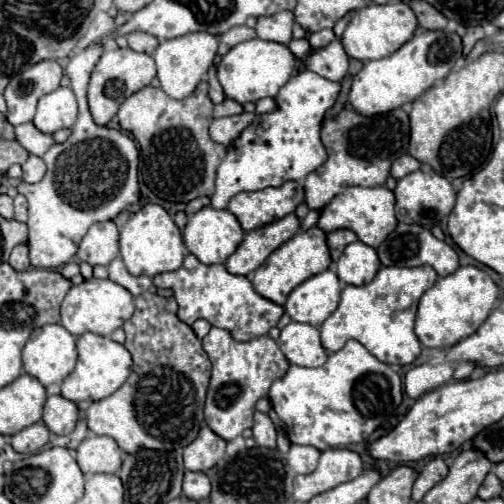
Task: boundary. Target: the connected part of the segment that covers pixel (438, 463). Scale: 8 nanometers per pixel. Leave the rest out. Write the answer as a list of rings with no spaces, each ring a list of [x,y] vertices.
[[[431,458],[417,474],[417,480],[413,484],[413,500],[419,502],[435,484],[439,484],[447,476],[447,472],[447,464],[441,458]]]

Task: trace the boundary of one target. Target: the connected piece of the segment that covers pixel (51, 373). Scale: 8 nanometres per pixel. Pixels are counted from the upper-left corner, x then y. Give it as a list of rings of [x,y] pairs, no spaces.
[[[61,306],[59,311],[59,322],[47,324],[47,326],[41,326],[41,328],[35,328],[31,332],[29,342],[23,348],[23,368],[25,368],[25,372],[31,374],[31,376],[35,376],[43,386],[61,384],[71,374],[71,370],[75,368],[75,362],[77,362],[75,336],[61,326]]]

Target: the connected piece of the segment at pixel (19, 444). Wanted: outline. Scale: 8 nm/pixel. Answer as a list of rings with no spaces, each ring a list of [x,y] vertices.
[[[35,422],[35,424],[23,428],[21,432],[13,434],[11,436],[11,446],[17,452],[31,454],[31,452],[37,452],[39,448],[43,448],[49,442],[49,436],[51,436],[51,430],[43,422]]]

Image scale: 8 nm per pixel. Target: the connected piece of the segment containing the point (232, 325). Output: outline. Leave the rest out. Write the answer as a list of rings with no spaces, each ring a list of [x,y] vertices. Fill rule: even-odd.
[[[187,254],[183,266],[175,272],[163,272],[153,278],[157,288],[171,288],[175,292],[175,300],[179,304],[179,318],[185,324],[193,324],[199,318],[205,318],[209,324],[217,328],[225,328],[239,342],[249,342],[257,336],[267,334],[273,326],[277,326],[283,316],[283,306],[259,296],[251,286],[247,276],[235,276],[227,272],[225,264],[203,264],[193,254]]]

